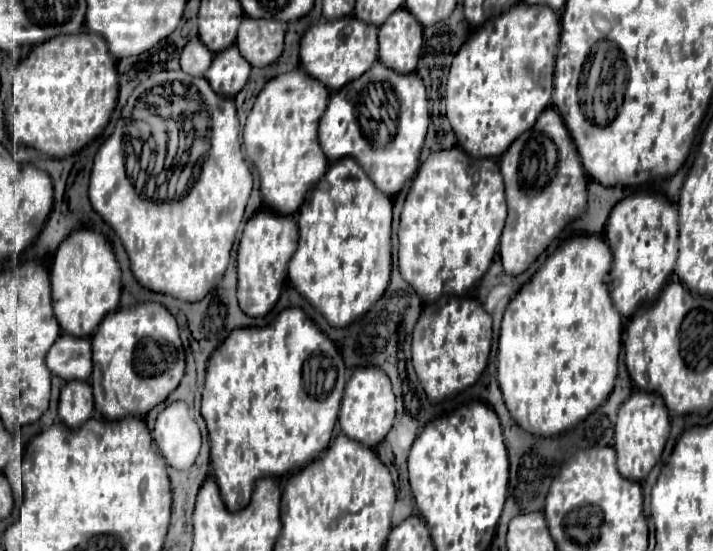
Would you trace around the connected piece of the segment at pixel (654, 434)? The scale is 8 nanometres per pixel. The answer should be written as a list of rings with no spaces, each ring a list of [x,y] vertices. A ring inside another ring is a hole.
[[[645,391],[633,393],[619,407],[615,425],[615,453],[617,453],[619,473],[629,481],[643,483],[649,471],[661,459],[667,437],[669,437],[669,411],[665,409],[663,399],[655,393],[645,393]]]

